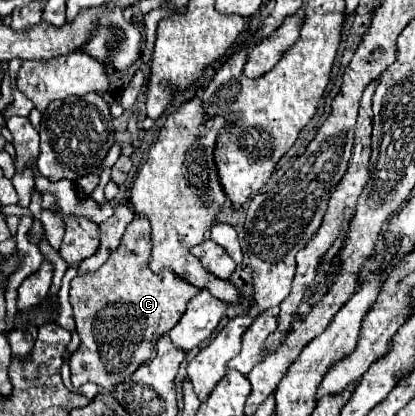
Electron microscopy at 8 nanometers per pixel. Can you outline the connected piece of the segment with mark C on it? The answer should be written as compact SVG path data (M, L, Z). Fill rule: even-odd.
M137 215L127 225L119 247L111 251L109 259L95 273L75 277L77 281L75 281L75 289L71 295L71 305L73 305L73 315L75 315L75 327L77 327L77 333L81 335L81 345L69 361L71 381L75 389L91 381L91 383L97 383L103 391L111 393L117 383L131 377L131 373L135 373L139 365L155 357L155 345L159 337L169 333L179 323L191 297L195 297L201 291L197 287L191 287L191 283L187 283L185 279L179 279L179 275L175 275L173 271L153 273L149 269L151 249L153 249L153 243L151 243L149 221Z

